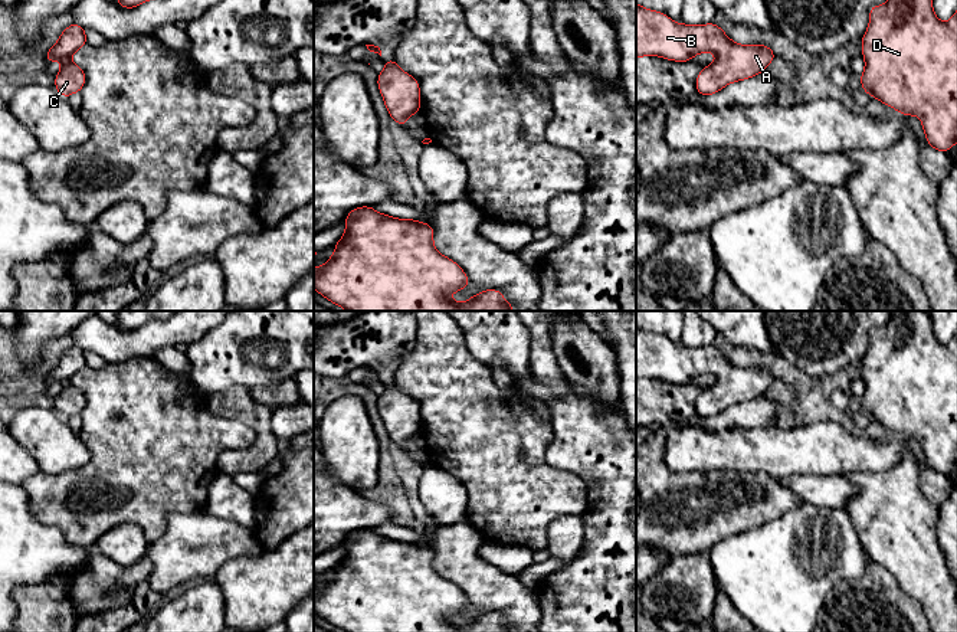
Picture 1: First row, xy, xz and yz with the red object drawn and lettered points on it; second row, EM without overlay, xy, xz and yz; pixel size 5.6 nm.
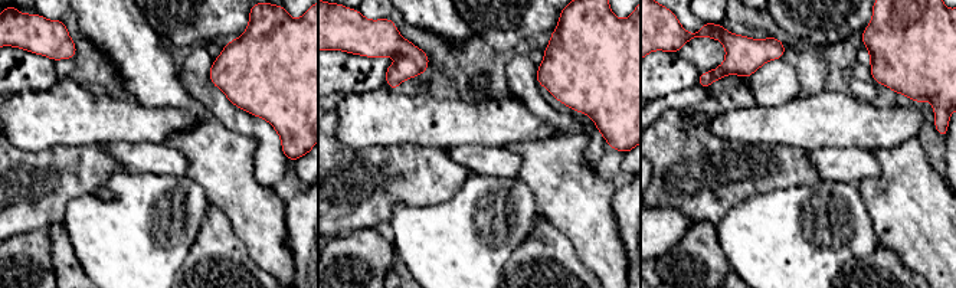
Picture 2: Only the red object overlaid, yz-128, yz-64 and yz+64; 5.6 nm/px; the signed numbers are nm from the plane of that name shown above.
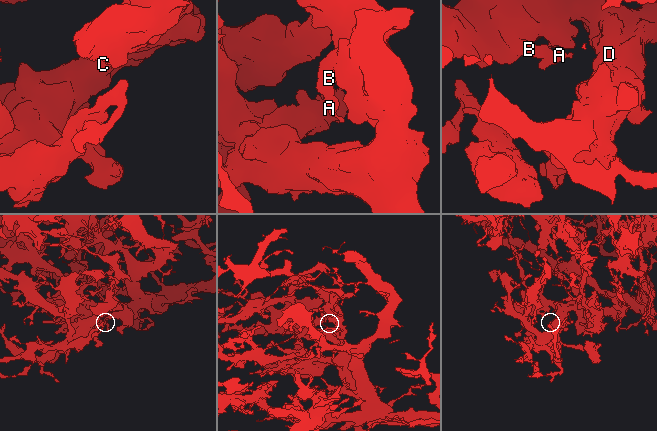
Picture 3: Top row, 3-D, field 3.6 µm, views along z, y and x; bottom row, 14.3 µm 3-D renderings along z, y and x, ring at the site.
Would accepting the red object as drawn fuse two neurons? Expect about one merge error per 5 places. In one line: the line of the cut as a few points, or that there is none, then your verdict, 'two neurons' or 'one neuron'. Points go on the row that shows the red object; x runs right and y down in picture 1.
no cut; one neuron

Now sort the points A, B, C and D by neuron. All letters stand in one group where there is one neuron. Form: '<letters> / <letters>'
A B C D

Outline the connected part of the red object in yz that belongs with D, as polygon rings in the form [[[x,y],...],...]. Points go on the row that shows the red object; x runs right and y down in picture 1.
[[[888,0],[872,6],[869,26],[861,39],[865,69],[862,89],[907,117],[917,115],[930,147],[948,153],[957,143],[957,9],[948,22],[940,22],[933,0]]]

